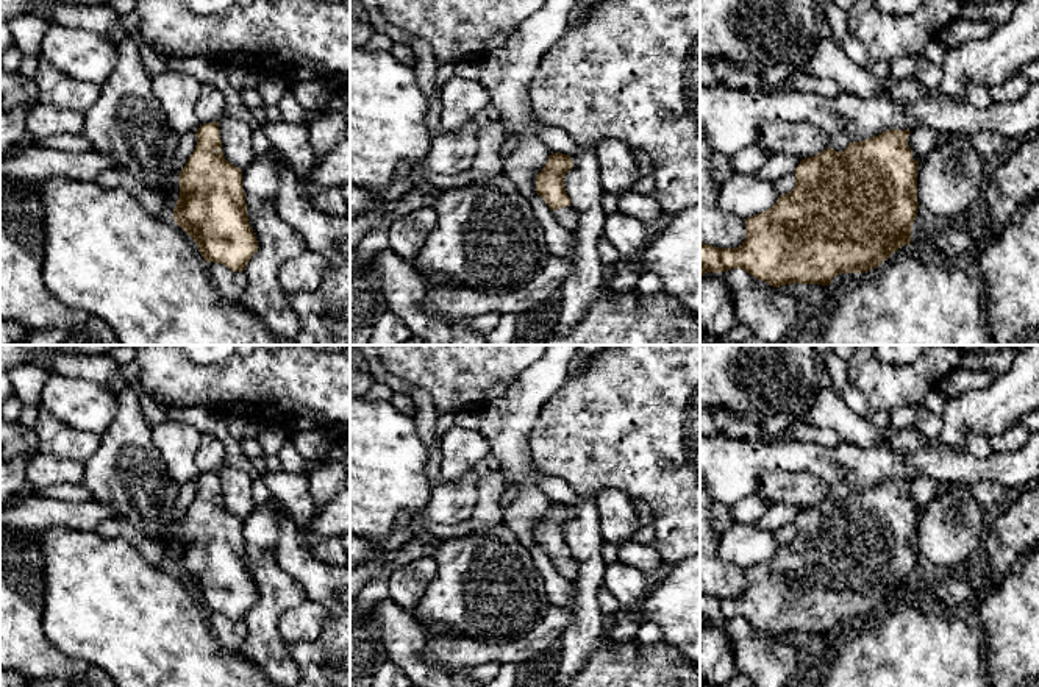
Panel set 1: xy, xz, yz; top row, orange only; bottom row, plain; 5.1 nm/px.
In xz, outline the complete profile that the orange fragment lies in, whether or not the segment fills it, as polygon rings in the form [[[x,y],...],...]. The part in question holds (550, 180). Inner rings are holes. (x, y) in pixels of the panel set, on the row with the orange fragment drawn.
[[[552,153],[544,169],[536,175],[536,194],[544,198],[558,222],[569,231],[578,226],[578,214],[570,206],[564,189],[564,175],[573,167],[569,155]]]

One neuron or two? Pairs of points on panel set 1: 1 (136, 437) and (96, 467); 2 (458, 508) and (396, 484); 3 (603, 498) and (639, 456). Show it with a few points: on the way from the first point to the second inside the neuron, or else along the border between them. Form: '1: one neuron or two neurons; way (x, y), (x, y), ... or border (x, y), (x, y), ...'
1: one neuron; way (127, 441), (122, 441), (105, 458)
2: two neurons; border (435, 484), (428, 503), (411, 520)
3: two neurons; border (594, 495), (605, 487), (614, 487), (630, 498)

